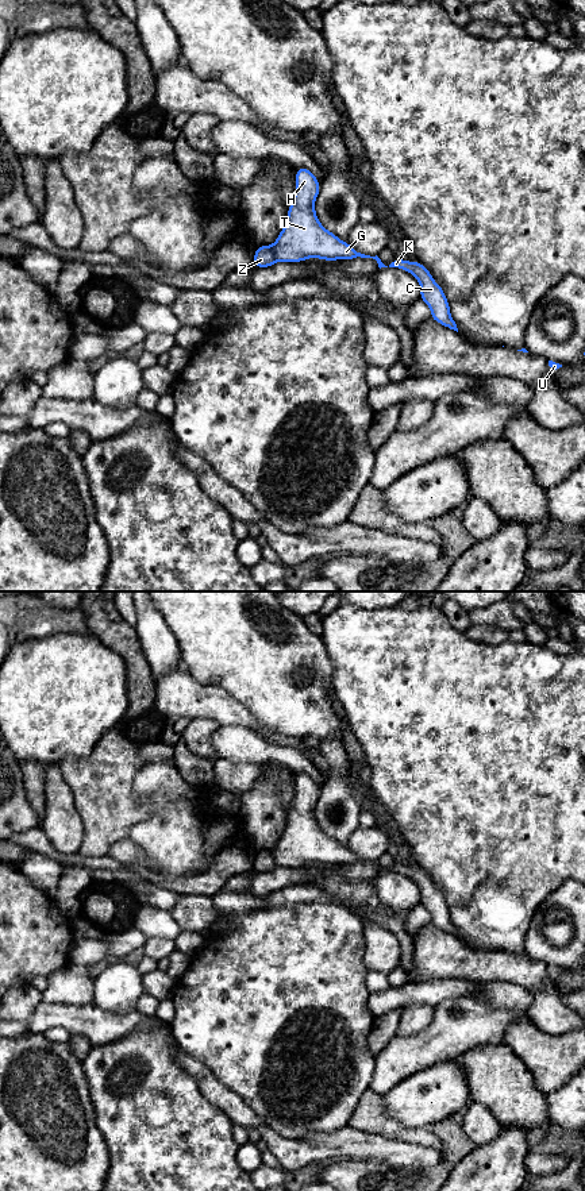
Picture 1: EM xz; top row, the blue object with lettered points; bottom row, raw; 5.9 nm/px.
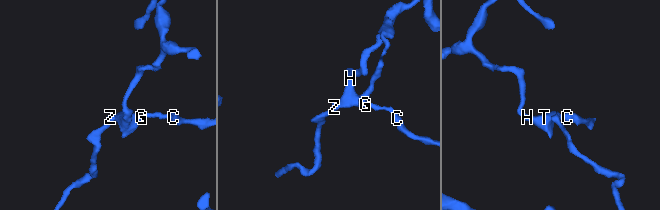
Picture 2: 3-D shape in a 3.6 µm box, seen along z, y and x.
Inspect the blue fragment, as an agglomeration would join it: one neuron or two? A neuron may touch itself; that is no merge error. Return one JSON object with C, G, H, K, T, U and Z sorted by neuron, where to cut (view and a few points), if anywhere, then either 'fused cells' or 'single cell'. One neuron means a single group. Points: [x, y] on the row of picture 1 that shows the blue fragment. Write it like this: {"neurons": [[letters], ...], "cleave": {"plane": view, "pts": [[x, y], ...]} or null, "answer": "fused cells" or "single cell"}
{"neurons": [["C", "G", "H", "K", "T", "U"], ["Z"]], "cleave": {"plane": "xz", "pts": [[270, 246], [276, 259]]}, "answer": "fused cells"}

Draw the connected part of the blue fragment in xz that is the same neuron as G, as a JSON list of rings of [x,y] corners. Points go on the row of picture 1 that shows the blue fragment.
[[[305,167],[296,169],[296,190],[293,201],[288,208],[288,216],[282,231],[273,243],[272,248],[277,262],[303,262],[308,258],[320,258],[323,261],[338,261],[338,259],[355,259],[373,258],[377,261],[378,267],[385,266],[381,259],[370,255],[365,255],[353,248],[349,243],[340,240],[336,235],[326,230],[315,212],[315,200],[320,192],[320,182],[316,180],[313,173]]]

